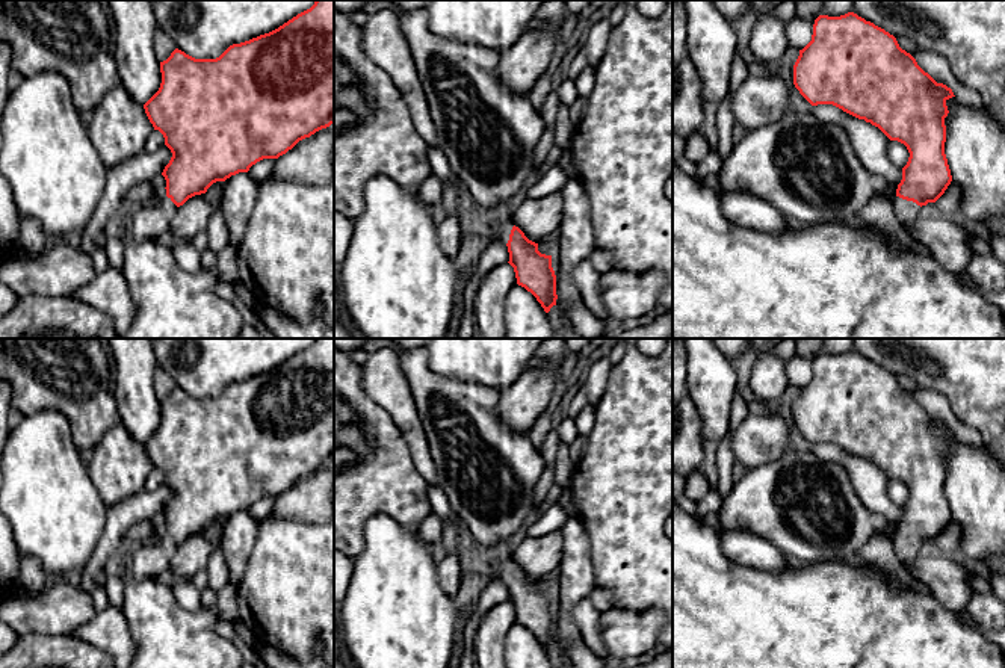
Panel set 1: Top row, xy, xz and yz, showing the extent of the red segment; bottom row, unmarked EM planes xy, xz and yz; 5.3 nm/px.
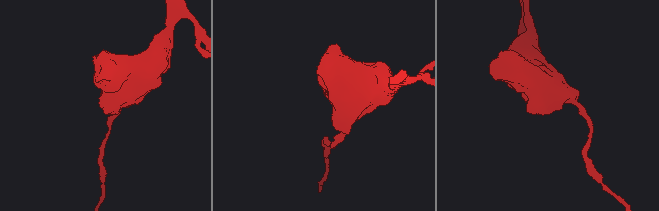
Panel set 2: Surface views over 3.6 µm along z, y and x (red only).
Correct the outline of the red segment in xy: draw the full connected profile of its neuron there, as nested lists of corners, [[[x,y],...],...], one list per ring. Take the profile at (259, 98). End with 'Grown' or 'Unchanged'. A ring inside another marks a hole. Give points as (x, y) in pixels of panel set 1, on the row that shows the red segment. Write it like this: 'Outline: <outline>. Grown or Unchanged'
Outline: [[[316,0],[310,9],[278,29],[233,44],[216,59],[195,59],[175,48],[166,60],[160,62],[160,73],[160,88],[144,109],[172,153],[162,172],[166,180],[166,196],[127,213],[133,243],[157,239],[169,231],[177,209],[189,198],[206,193],[213,183],[248,172],[263,159],[278,159],[299,141],[334,124],[334,0]]]. Grown

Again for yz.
Outline: [[[854,12],[819,15],[812,41],[799,50],[793,65],[793,85],[812,106],[833,104],[907,147],[910,157],[893,198],[893,210],[901,224],[916,218],[922,206],[935,203],[945,193],[952,181],[945,154],[946,101],[955,95],[925,73],[893,35]]]. Grown

